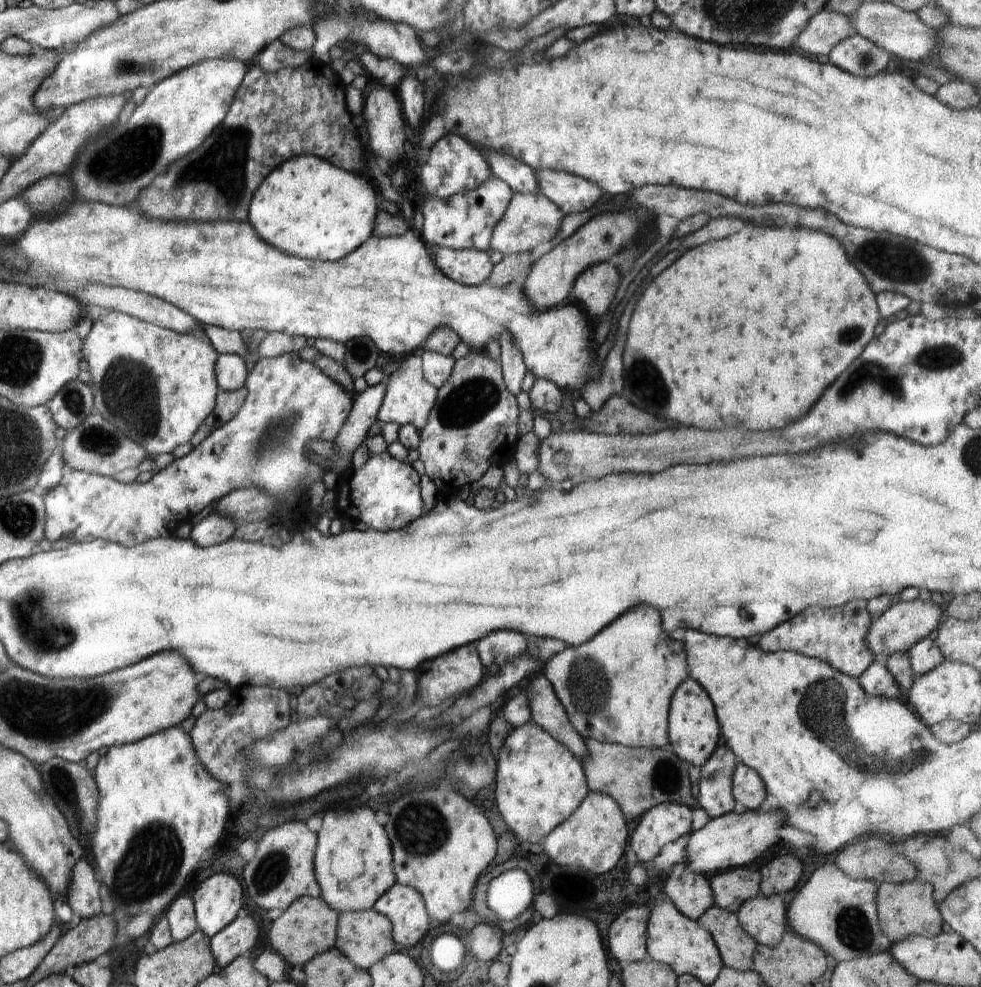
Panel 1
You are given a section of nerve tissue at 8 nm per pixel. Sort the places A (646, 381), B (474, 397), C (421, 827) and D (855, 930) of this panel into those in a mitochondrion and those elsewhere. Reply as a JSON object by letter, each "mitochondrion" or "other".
{"A":"mitochondrion","B":"mitochondrion","C":"mitochondrion","D":"mitochondrion"}

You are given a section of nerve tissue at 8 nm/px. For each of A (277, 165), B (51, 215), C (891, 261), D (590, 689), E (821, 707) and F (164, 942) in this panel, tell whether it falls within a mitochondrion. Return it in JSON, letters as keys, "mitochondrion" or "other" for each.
{"A":"other","B":"other","C":"mitochondrion","D":"mitochondrion","E":"mitochondrion","F":"other"}

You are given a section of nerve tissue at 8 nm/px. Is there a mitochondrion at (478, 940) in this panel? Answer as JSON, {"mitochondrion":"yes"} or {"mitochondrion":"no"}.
{"mitochondrion":"no"}

